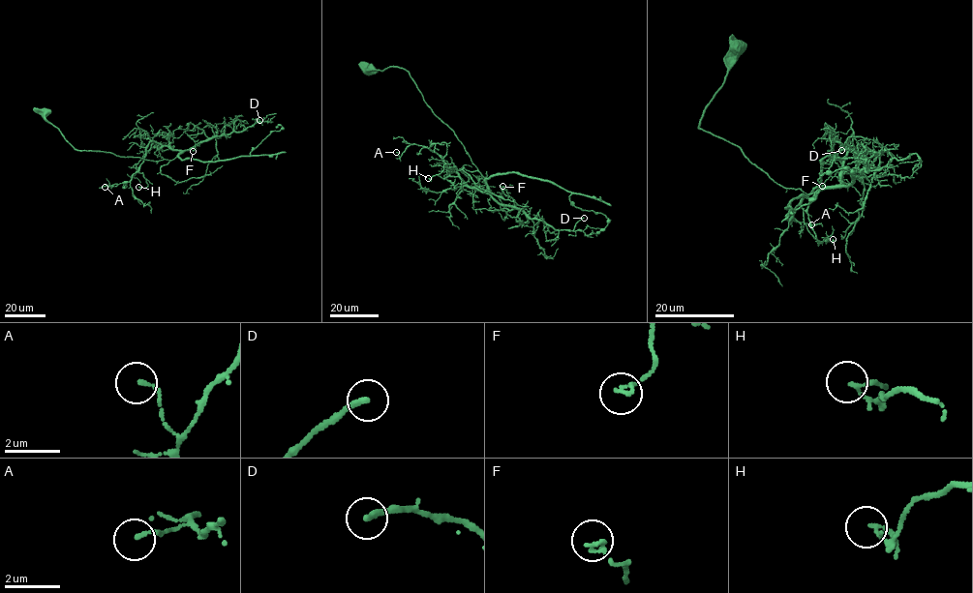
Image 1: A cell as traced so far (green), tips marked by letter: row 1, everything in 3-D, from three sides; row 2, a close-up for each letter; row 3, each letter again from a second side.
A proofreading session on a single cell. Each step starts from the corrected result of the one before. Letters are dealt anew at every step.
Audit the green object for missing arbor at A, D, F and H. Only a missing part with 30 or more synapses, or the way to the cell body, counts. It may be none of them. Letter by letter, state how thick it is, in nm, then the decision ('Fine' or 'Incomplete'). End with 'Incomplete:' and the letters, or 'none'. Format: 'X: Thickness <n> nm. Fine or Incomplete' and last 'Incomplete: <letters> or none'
A: Thickness 130 nm. Fine
D: Thickness 240 nm. Fine
F: Thickness 150 nm. Fine
H: Thickness 90 nm. Fine
Incomplete: none

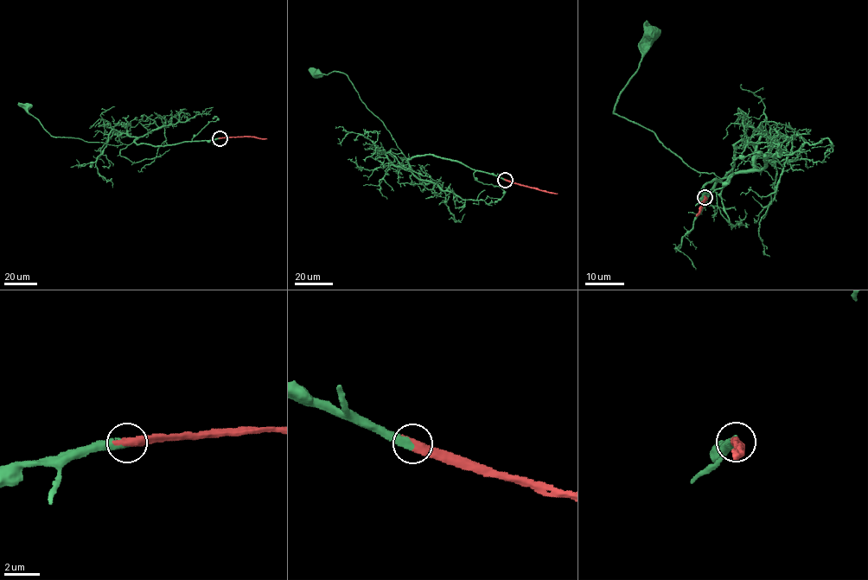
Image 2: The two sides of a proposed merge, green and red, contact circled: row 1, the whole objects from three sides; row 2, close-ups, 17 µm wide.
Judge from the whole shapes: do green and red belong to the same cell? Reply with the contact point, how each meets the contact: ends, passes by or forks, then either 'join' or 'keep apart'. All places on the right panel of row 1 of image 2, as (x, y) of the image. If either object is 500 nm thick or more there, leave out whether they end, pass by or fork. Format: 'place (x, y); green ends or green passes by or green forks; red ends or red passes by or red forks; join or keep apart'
place (705, 197); join

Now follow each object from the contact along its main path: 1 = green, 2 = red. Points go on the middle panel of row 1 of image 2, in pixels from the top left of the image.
1: (506, 180), (434, 155), (407, 158), (381, 121), (367, 109), (345, 73), (334, 71), (317, 75)
2: (506, 180), (558, 194)

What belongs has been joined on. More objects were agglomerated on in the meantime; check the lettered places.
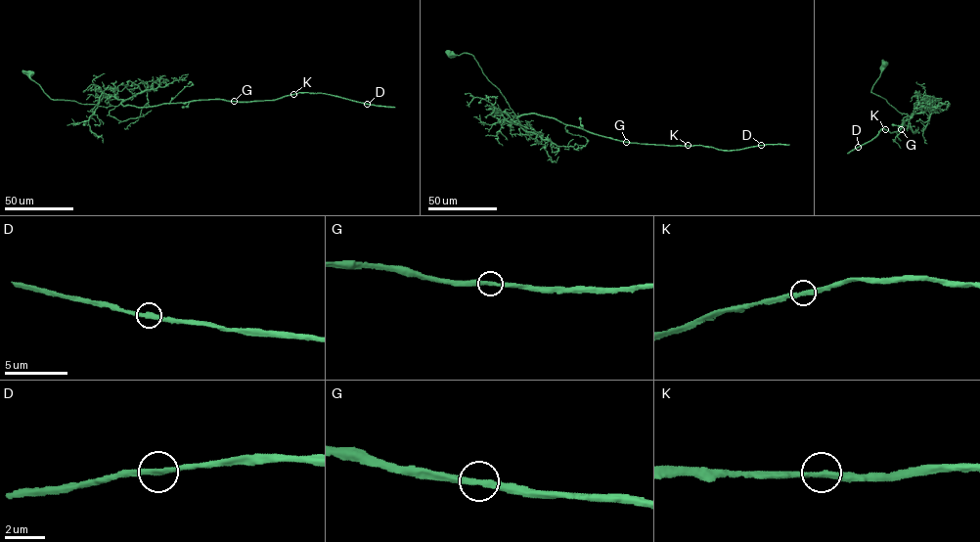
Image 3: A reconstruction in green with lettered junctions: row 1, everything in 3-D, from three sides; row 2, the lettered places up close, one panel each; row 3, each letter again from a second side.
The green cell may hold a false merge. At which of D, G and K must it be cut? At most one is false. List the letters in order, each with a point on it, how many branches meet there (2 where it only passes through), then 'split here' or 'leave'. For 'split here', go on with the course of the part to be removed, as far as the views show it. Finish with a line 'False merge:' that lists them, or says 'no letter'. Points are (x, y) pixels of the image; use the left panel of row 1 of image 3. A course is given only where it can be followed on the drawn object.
D: place (367, 104); branches 2; leave
G: place (234, 101); branches 2; leave
K: place (293, 94); branches 2; leave
False merge: no letter

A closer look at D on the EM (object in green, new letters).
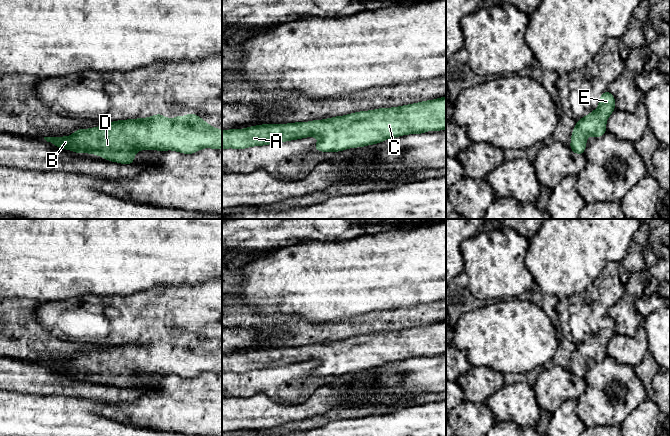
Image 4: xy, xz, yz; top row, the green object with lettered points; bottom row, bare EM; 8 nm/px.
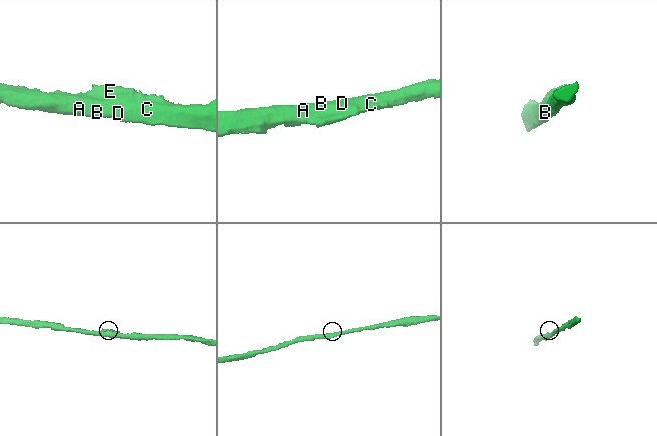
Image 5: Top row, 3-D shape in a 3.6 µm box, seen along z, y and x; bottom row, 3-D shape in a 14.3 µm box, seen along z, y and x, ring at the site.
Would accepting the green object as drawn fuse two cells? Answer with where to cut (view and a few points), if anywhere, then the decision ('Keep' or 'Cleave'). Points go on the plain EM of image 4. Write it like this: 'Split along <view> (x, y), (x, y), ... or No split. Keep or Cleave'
No split. Keep

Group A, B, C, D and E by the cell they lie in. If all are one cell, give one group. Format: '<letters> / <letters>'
A B C D E

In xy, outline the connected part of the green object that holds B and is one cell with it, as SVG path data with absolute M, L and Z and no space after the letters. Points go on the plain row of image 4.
M188 337L185 341L166 342L162 338L149 342L138 342L105 346L100 351L78 353L67 361L44 361L61 373L68 373L76 377L96 378L108 385L121 388L132 388L139 374L174 374L184 378L196 377L203 372L222 373L222 353L215 353L199 339Z

